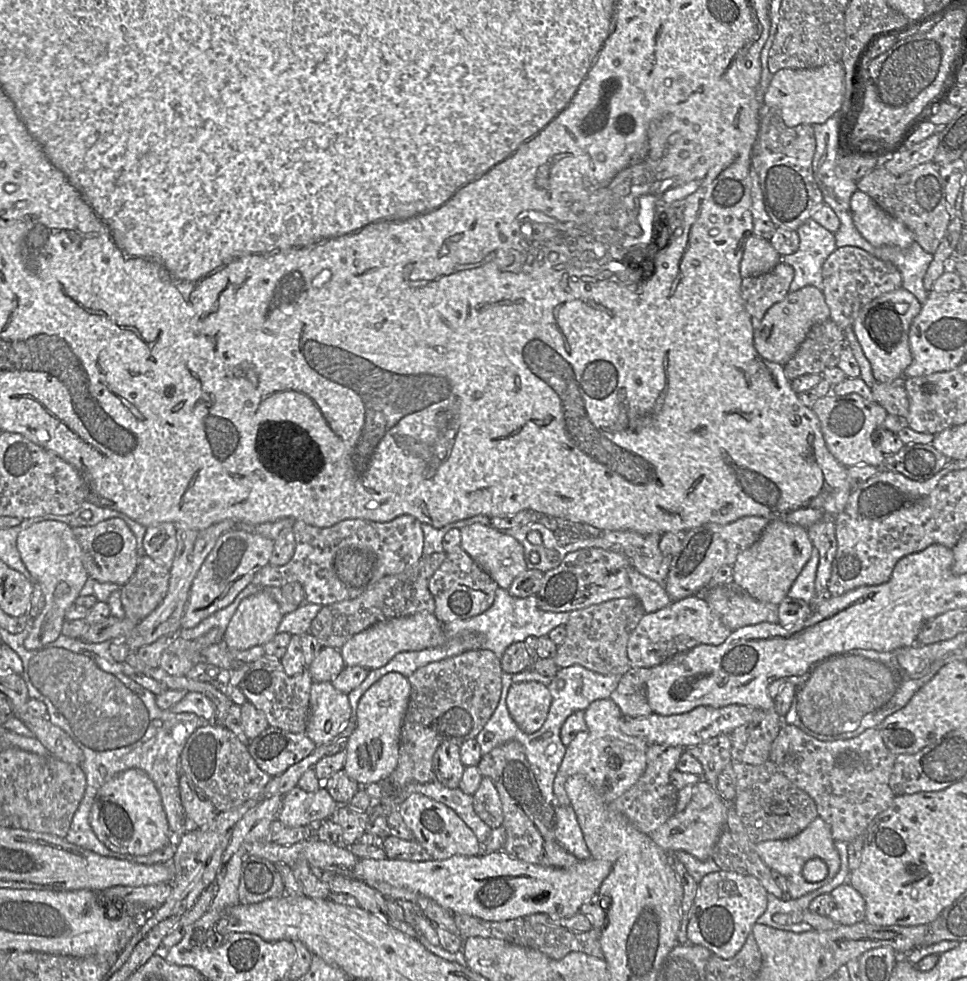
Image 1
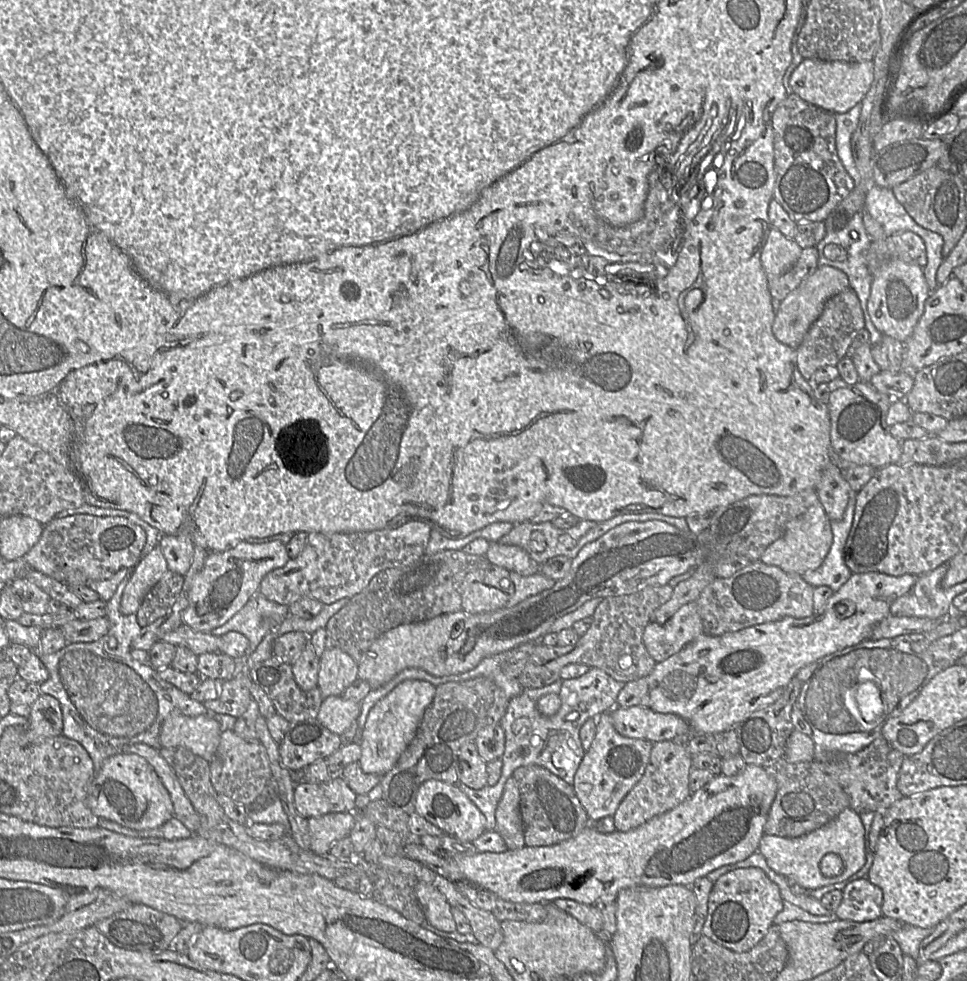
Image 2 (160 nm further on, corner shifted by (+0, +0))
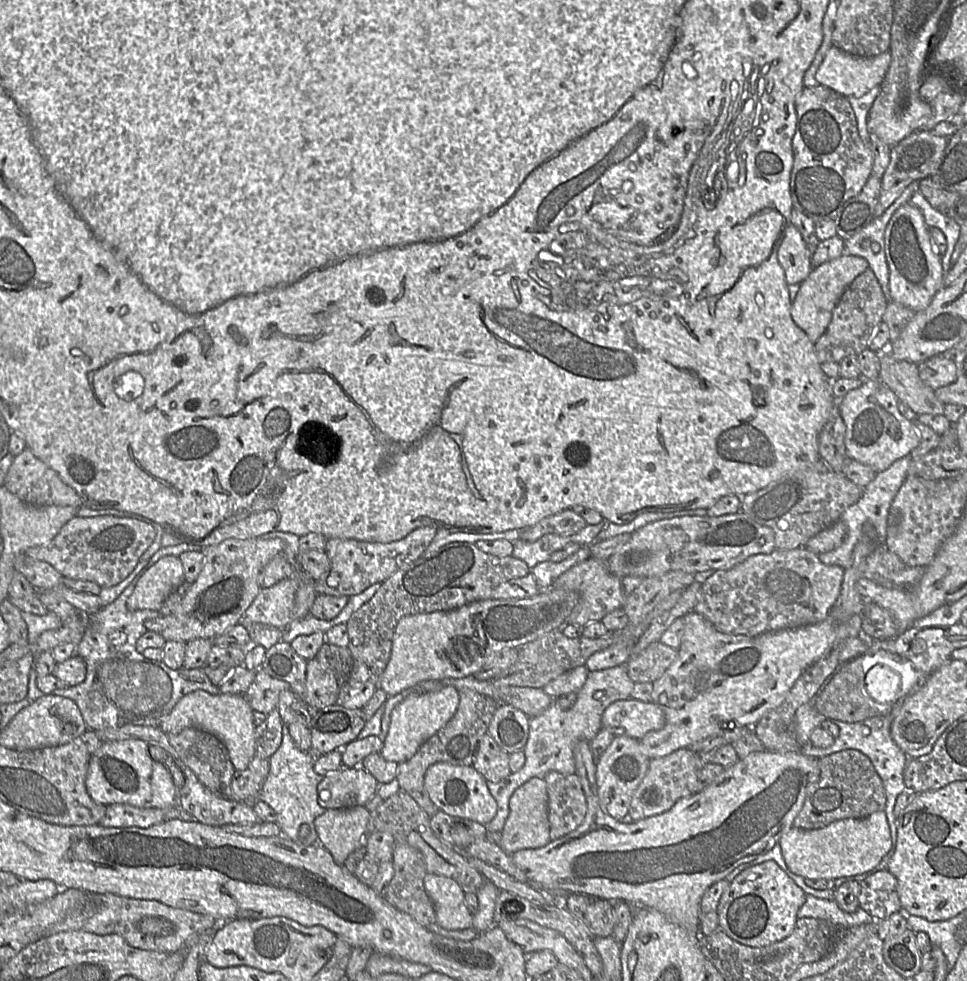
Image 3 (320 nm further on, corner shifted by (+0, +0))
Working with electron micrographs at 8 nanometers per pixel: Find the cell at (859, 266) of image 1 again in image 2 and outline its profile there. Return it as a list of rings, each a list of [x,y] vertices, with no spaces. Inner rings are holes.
[[[905,232],[884,240],[872,241],[865,252],[865,259],[873,276],[883,264],[892,259],[914,263],[924,268],[927,263],[926,246],[919,235]]]

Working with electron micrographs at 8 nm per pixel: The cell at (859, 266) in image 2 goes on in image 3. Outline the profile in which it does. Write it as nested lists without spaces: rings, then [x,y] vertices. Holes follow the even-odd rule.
[[[913,182],[909,185],[901,196],[895,200],[881,216],[875,217],[864,227],[866,228],[864,231],[866,238],[864,240],[849,240],[846,243],[847,252],[850,255],[860,256],[867,260],[868,268],[875,274],[887,300],[889,269],[884,251],[885,229],[892,215],[901,207],[901,205],[910,202],[911,196],[917,189],[917,183],[918,182]]]

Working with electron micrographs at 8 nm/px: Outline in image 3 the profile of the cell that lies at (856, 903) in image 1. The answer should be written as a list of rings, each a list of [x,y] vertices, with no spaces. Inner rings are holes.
[[[887,869],[860,881],[859,907],[875,920],[882,920],[902,910],[897,879]]]

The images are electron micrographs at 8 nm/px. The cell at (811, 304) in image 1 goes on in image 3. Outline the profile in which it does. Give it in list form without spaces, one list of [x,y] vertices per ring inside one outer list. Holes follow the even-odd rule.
[[[841,255],[813,268],[806,279],[800,283],[796,297],[792,301],[791,317],[813,343],[826,331],[832,318],[832,312],[847,287],[866,269],[868,269],[868,262],[864,258]]]

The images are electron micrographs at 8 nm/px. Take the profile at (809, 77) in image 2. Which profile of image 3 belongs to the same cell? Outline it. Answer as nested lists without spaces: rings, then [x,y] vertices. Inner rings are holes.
[[[830,47],[816,71],[815,79],[847,98],[858,98],[880,86],[892,59],[890,50],[874,57],[857,57]]]

